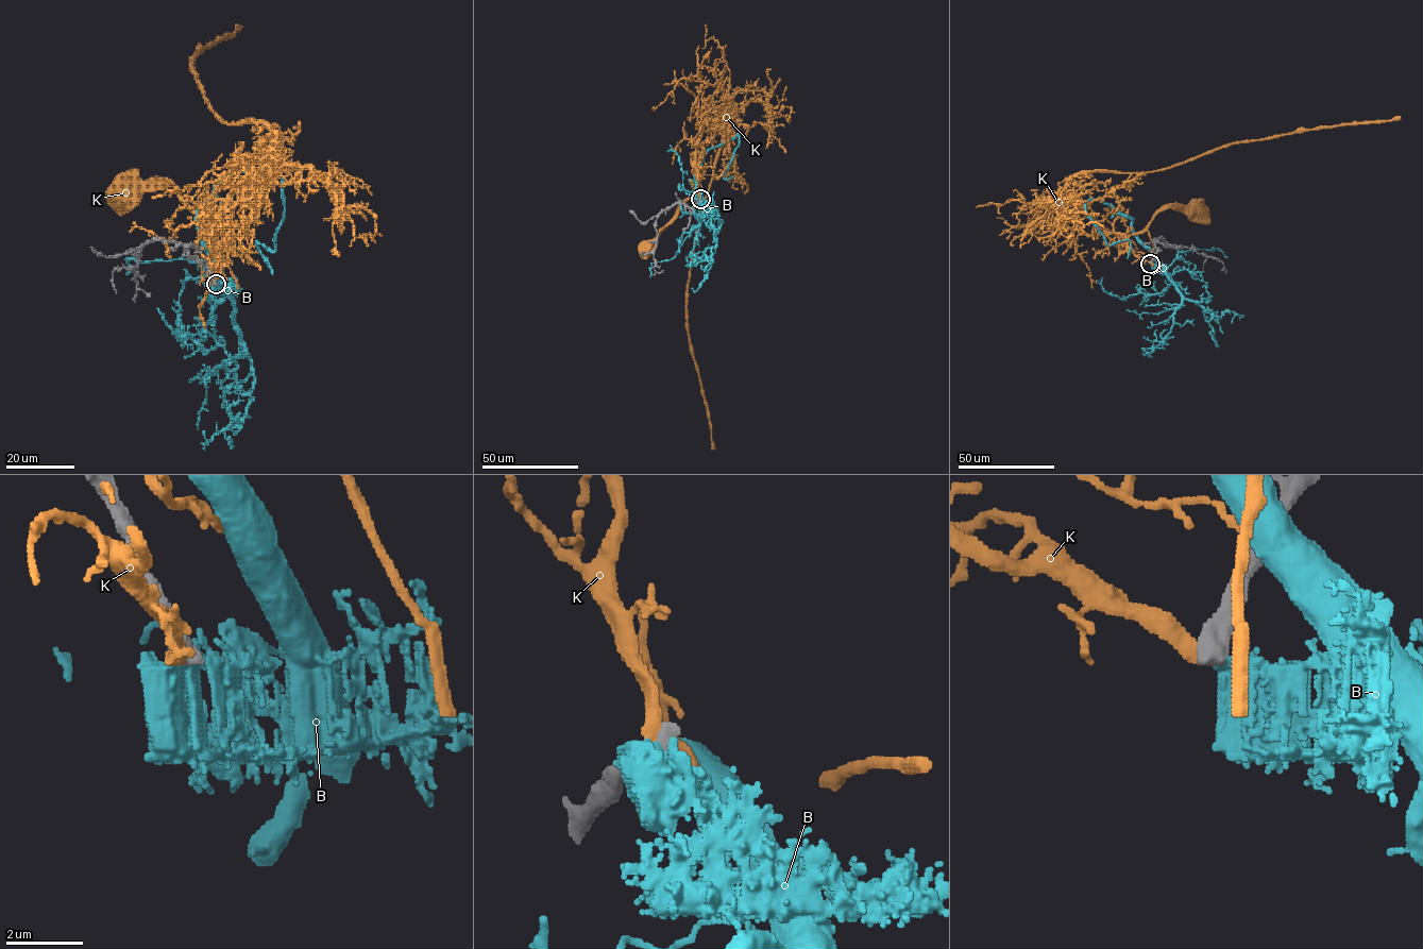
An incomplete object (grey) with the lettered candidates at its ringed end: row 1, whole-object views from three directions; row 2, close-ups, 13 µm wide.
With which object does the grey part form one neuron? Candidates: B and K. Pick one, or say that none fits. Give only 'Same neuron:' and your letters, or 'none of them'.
Same neuron: none of them

